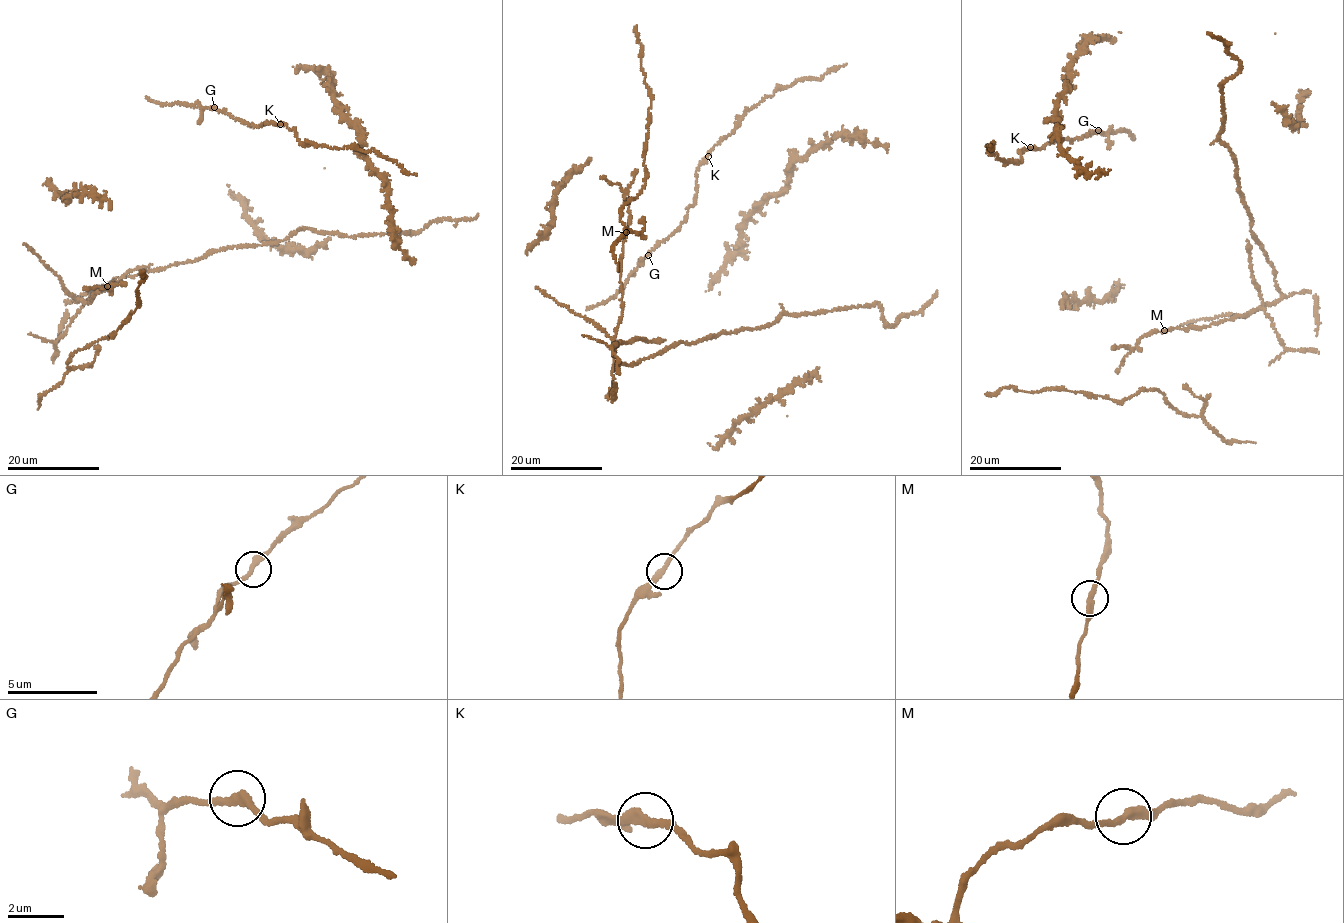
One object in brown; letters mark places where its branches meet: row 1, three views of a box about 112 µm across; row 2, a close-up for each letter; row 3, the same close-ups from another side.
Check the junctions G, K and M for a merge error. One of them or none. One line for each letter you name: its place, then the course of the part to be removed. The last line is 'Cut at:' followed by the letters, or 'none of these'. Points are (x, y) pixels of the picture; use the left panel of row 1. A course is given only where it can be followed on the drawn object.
Cut at: none of these

